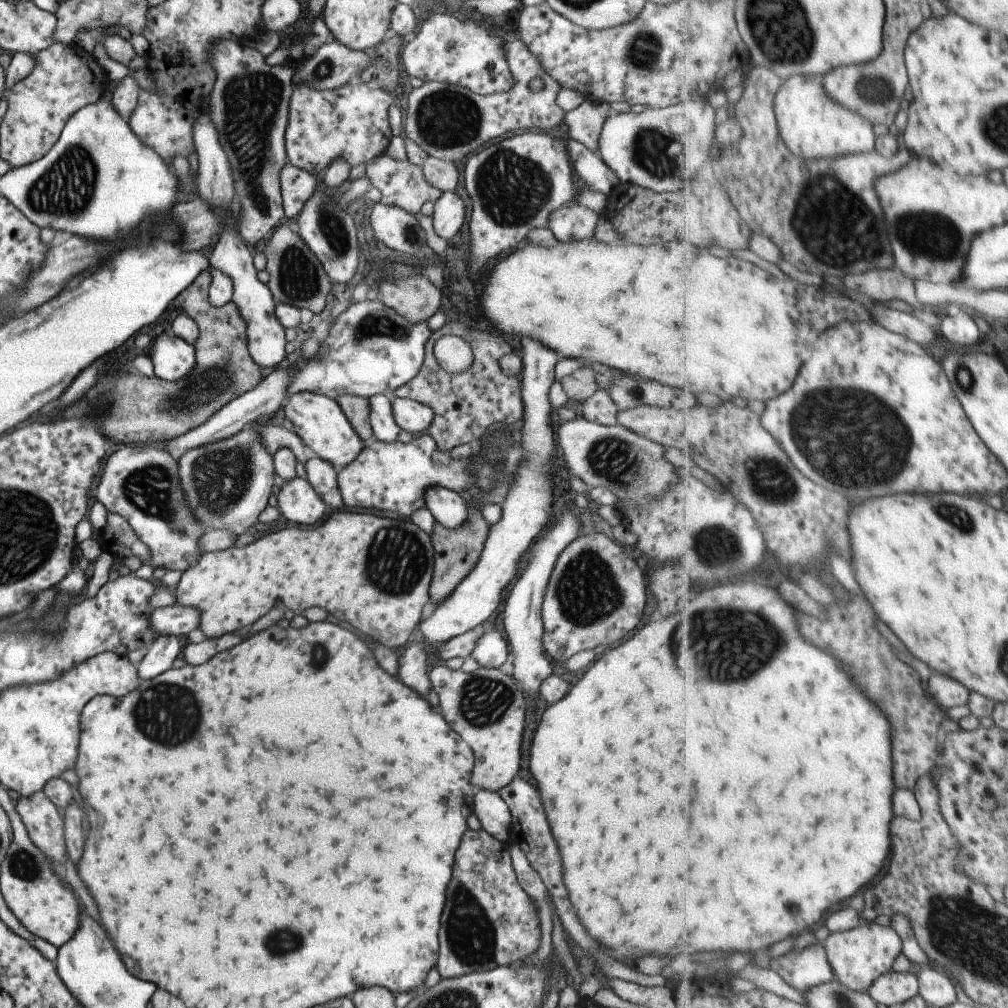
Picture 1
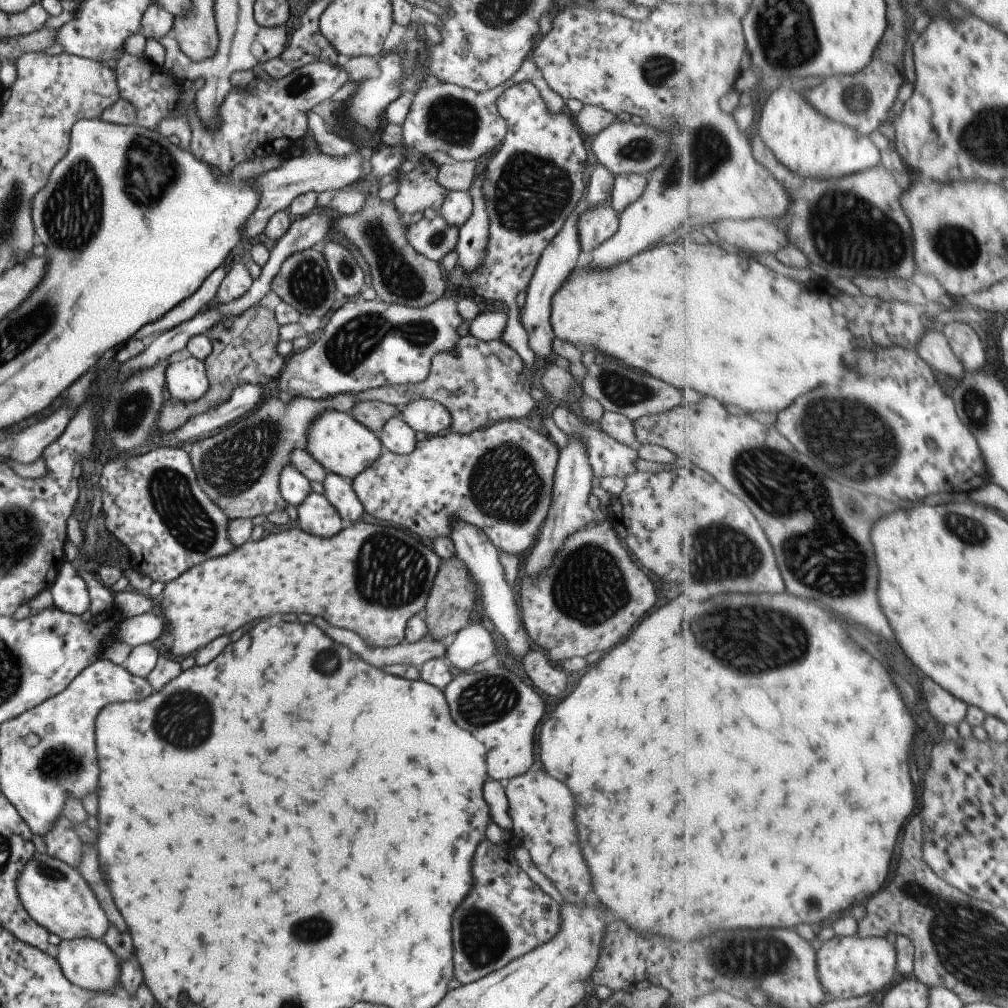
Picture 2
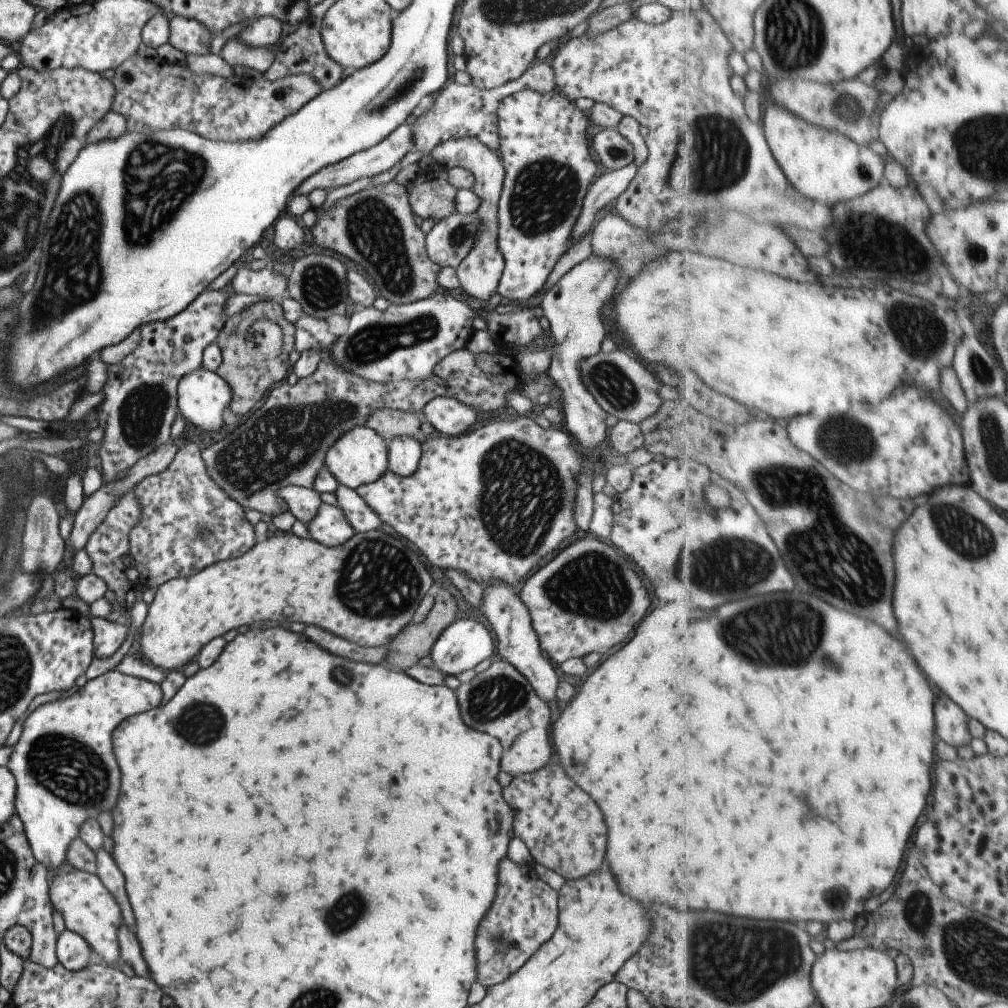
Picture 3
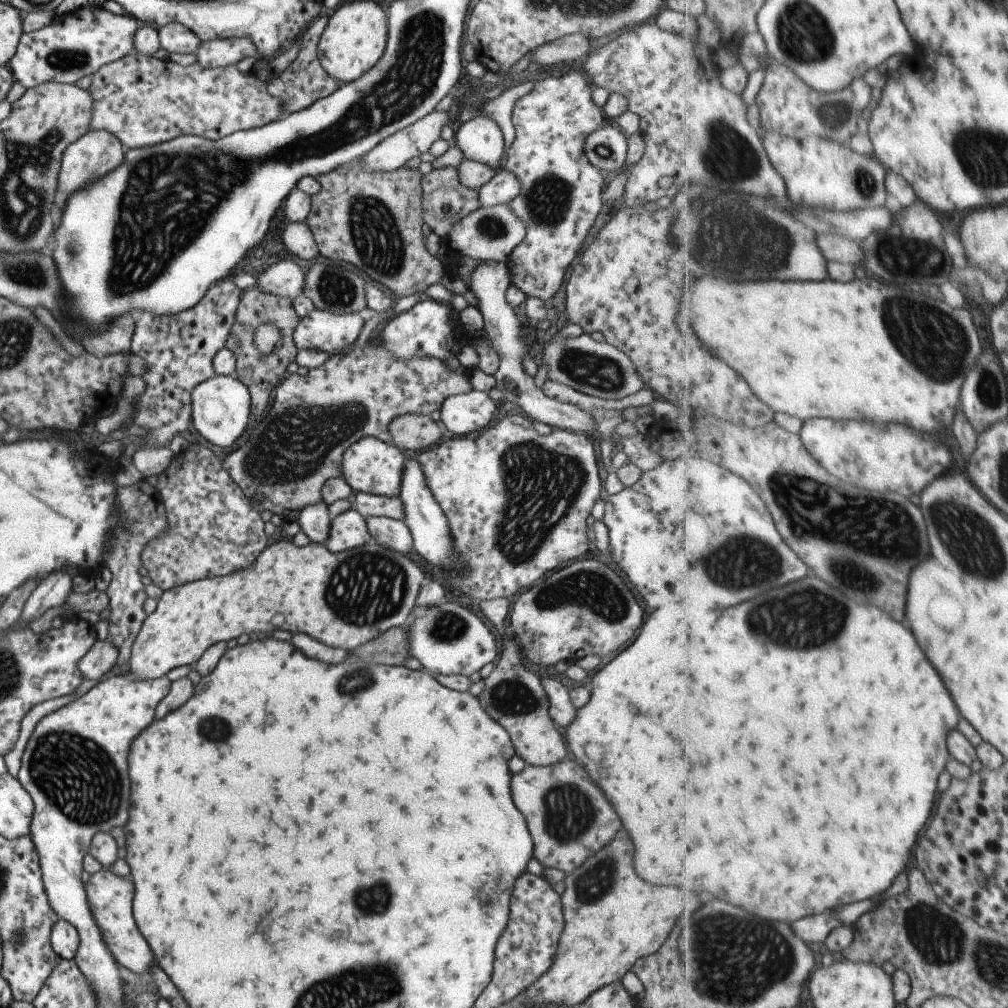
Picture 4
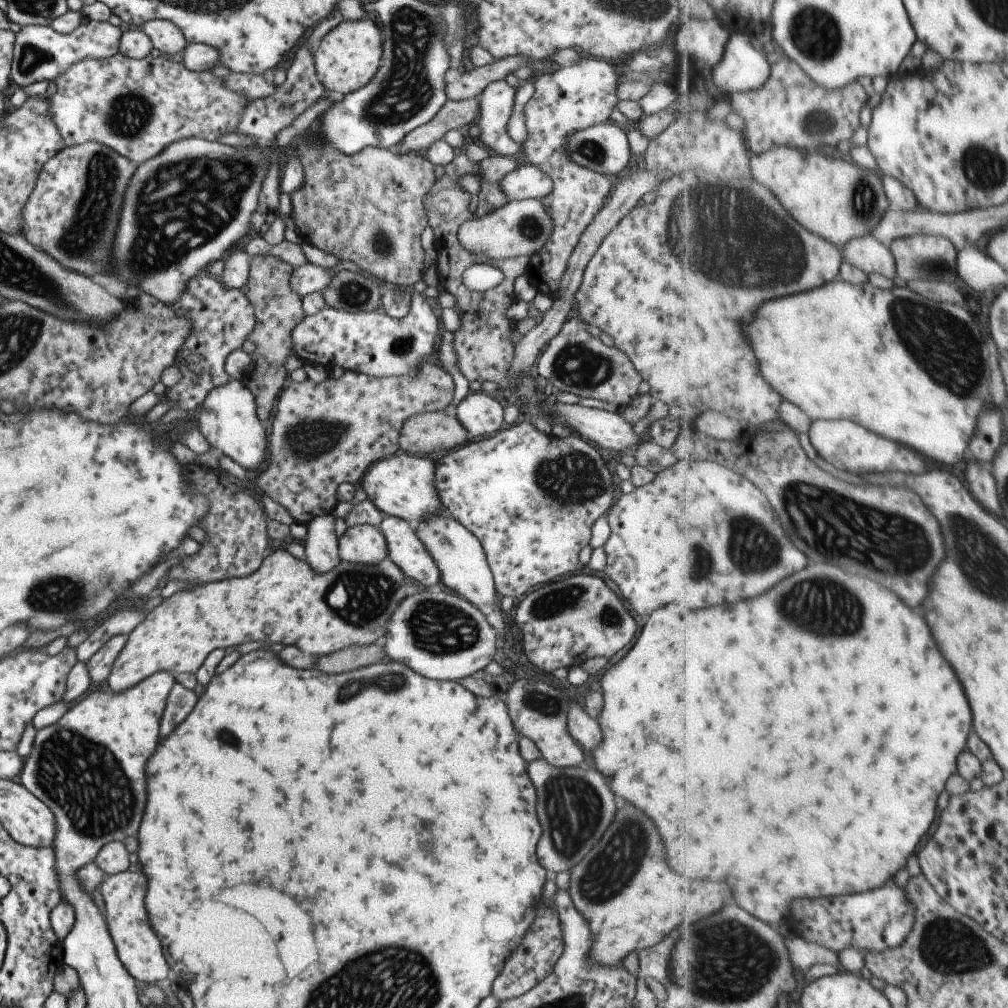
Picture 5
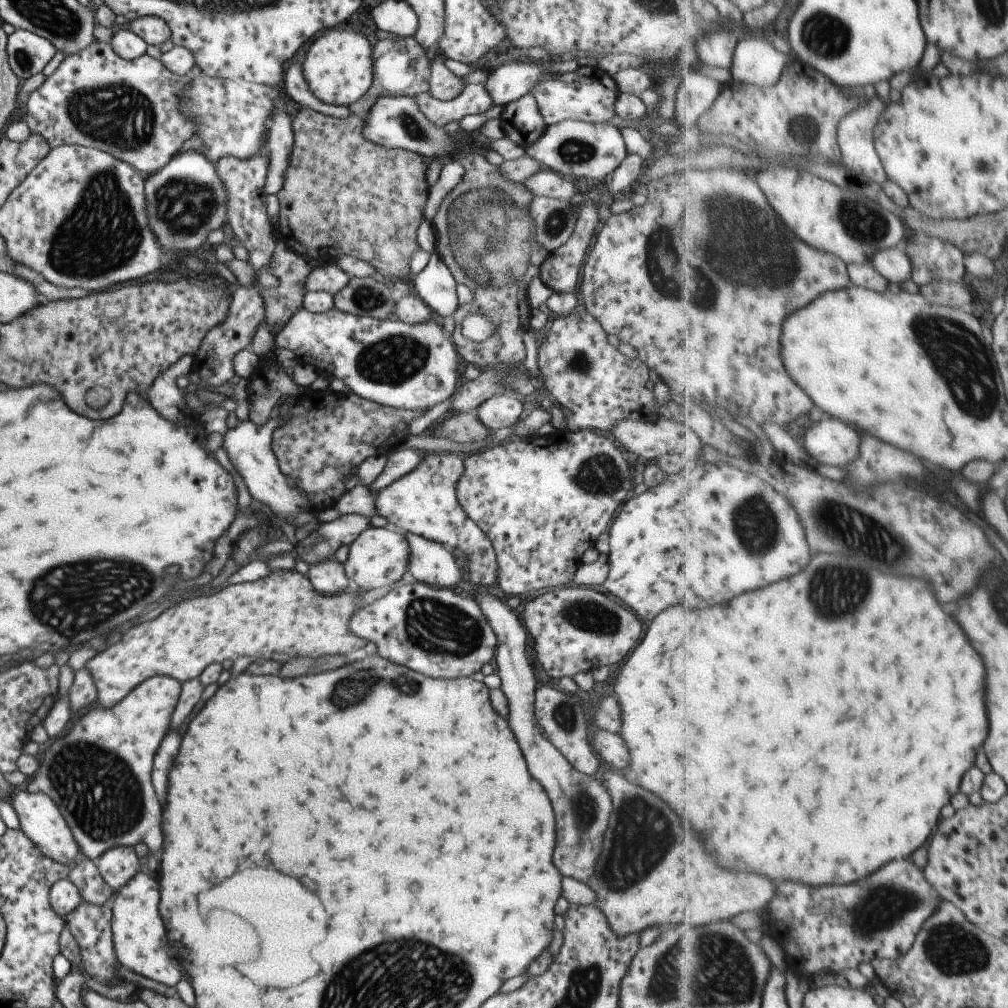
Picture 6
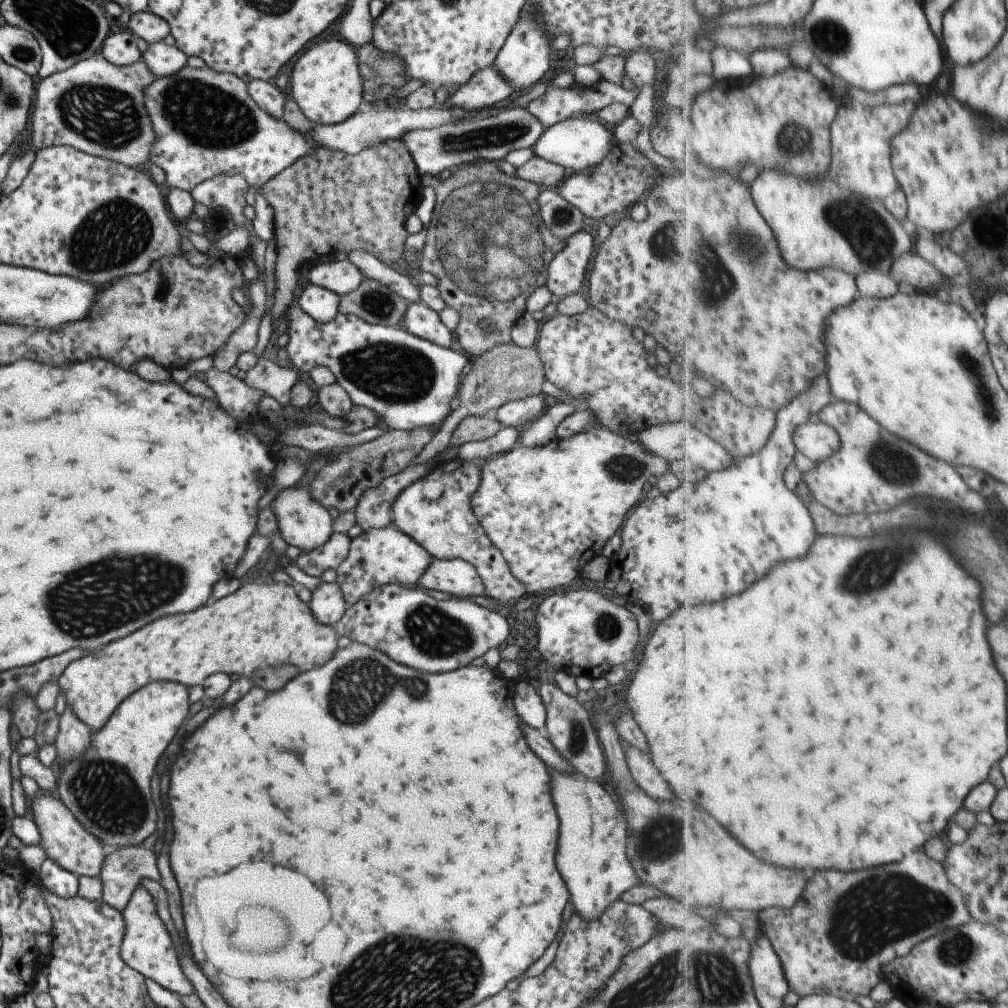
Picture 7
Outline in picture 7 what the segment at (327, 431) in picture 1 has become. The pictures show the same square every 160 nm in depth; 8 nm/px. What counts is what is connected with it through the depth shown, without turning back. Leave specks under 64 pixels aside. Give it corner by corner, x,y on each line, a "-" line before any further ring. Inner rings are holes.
459,457
440,462
425,473
421,479
414,480
399,491
391,503
391,524
397,527
403,534
412,538
419,546
422,546
431,557
438,559
452,559
457,557
467,561
478,574
484,586
484,594
499,600
499,602
516,602
520,596
525,595
525,589
518,580
515,580
509,572
507,563
496,546
489,540
477,522
476,516
470,509
470,494
477,488
480,481
480,469
472,461
461,460

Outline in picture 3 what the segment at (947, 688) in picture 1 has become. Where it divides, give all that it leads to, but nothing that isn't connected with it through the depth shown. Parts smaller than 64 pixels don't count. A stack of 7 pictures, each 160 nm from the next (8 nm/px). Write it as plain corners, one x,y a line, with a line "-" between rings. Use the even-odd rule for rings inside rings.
943,692
937,694
935,700
935,720
937,720
937,737
953,748
969,746
973,736
969,732
969,716
965,710
945,696

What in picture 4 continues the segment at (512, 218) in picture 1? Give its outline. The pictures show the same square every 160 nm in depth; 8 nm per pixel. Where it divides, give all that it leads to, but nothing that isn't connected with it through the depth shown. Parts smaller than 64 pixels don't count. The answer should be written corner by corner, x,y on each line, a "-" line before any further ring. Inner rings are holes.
576,65
571,66
565,72
560,72
559,75
548,75
543,77
535,82
534,87
527,93
524,94
515,104
513,105
511,111
511,122
514,128
514,139
509,145
509,148
505,149
505,155
503,156
503,168
514,175
514,179
518,183
518,193
505,205
515,217
518,217
522,224
524,225
524,235
522,241
513,247
513,250
510,250
508,254
507,261
505,261
507,270
508,270
508,279
510,284
519,288
523,292
525,298
539,298
539,300
549,300
561,286
563,282
563,274
565,274
565,268
571,264
571,260
575,258
577,250
581,248
587,232
593,222
595,222
595,216
599,210
601,210
601,202
599,201
599,194
601,194
601,186
603,183
607,183
608,178
606,175
597,170
594,166
589,164
589,161
586,160
583,152
583,143
585,137
591,132
594,131
598,126
601,126
603,123
603,116
600,109
598,109
593,102
591,102
591,91
593,86
588,82
584,73
580,71
580,68
577,68

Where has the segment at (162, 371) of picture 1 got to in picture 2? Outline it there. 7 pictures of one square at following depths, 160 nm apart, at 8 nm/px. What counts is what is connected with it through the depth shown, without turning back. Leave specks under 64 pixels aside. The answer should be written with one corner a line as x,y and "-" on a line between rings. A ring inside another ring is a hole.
191,355
185,360
168,362
164,368
164,386
173,401
196,401
208,387
204,362

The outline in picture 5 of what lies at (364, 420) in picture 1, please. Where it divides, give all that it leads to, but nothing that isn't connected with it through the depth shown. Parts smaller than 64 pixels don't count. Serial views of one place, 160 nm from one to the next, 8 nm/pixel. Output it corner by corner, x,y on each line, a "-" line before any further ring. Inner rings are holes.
442,411
412,414
400,426
398,445
403,453
436,457
471,440
454,416

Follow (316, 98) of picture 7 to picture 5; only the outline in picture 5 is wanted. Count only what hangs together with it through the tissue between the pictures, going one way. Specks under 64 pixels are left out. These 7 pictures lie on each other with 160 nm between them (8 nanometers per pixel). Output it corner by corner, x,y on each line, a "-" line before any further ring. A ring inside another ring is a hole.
368,17
344,19
322,36
313,48
316,77
326,88
344,95
362,87
376,73
382,55
382,32

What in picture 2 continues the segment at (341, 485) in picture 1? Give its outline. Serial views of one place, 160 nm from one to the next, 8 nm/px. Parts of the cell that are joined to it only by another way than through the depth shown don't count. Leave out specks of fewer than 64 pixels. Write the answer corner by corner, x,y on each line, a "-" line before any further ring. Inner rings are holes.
502,420
466,435
449,430
445,434
426,436
405,455
382,449
380,455
349,482
362,509
373,518
391,522
395,527
432,542
435,535
448,538
449,525
457,517
469,525
478,526
495,548
517,554
519,559
532,547
538,528
546,517
557,454
558,448
544,433
532,431
520,421

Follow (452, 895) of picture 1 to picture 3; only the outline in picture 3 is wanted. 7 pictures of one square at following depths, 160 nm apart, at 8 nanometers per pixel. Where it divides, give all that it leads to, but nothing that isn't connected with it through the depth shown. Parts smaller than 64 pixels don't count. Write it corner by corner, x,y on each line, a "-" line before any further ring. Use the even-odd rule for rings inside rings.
501,858
496,873
492,904
475,928
473,941
474,980
482,987
497,984
515,973
533,951
553,934
558,921
558,891
545,884
526,865

